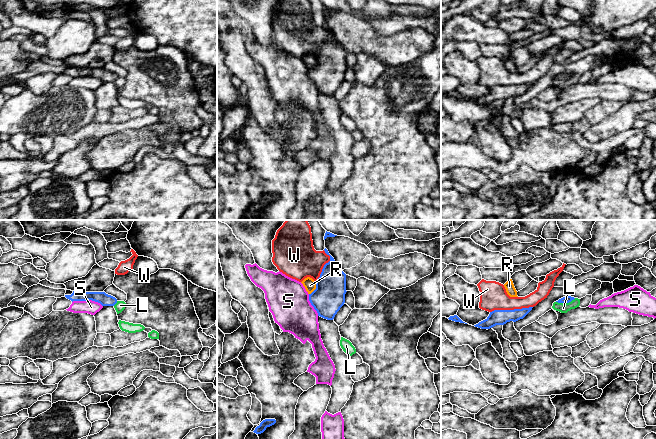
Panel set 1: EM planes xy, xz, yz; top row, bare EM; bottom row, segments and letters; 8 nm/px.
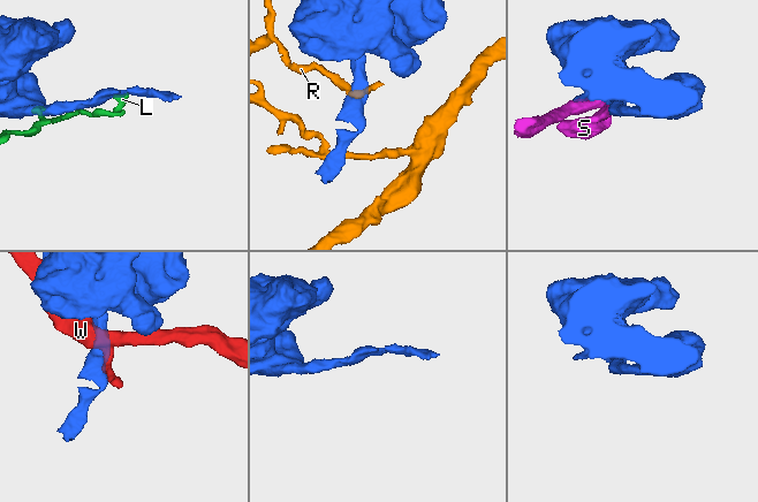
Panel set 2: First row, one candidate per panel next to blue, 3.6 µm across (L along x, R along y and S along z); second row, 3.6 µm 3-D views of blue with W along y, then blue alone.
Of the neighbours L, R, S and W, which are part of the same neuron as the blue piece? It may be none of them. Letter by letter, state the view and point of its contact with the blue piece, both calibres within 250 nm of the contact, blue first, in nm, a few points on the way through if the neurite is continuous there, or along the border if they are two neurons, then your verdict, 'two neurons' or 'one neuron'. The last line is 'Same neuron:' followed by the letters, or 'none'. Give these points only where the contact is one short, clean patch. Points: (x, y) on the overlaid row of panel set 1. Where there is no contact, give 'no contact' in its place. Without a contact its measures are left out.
L: yz (565, 303) | 60/80 nm | along yz (575, 298), (565, 303), (556, 302) | two neurons
R: xz (316, 288) | 260/100 nm | along xz (316, 282), (316, 287), (309, 294) | two neurons
S: xy (87, 299) | 100/110 nm | two neurons
W: yz (511, 310) | 130/220 nm | two neurons
Same neuron: none

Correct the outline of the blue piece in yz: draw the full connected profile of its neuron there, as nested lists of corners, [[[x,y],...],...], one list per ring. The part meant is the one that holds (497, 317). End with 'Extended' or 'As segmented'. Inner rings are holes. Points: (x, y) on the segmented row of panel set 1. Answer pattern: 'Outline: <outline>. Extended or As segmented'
Outline: [[[533,307],[514,310],[494,310],[490,312],[489,316],[485,320],[474,326],[481,329],[490,329],[496,325],[504,325],[510,321],[516,322],[523,319],[532,310],[532,308]]]. As segmented

